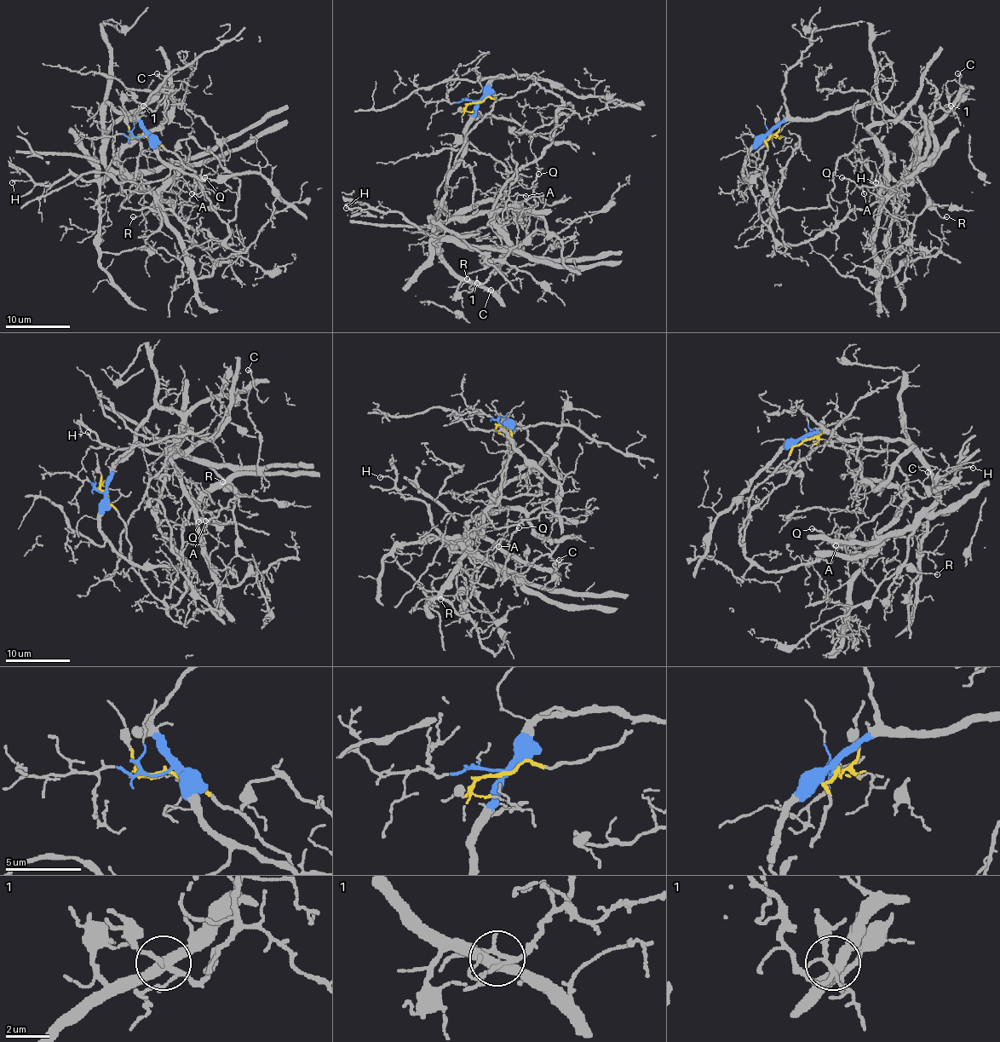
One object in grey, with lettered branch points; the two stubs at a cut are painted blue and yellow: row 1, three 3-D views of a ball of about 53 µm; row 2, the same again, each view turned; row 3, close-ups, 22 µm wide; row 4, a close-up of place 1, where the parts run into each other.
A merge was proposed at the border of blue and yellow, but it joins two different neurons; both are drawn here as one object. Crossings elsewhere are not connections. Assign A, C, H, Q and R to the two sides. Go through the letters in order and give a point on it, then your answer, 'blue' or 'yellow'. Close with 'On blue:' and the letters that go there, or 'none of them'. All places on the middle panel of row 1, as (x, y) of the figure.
A: place (525, 196); blue
C: place (491, 290); blue
H: place (346, 208); blue
Q: place (538, 174); yellow
R: place (467, 279); blue
On blue: A, C, H, R

